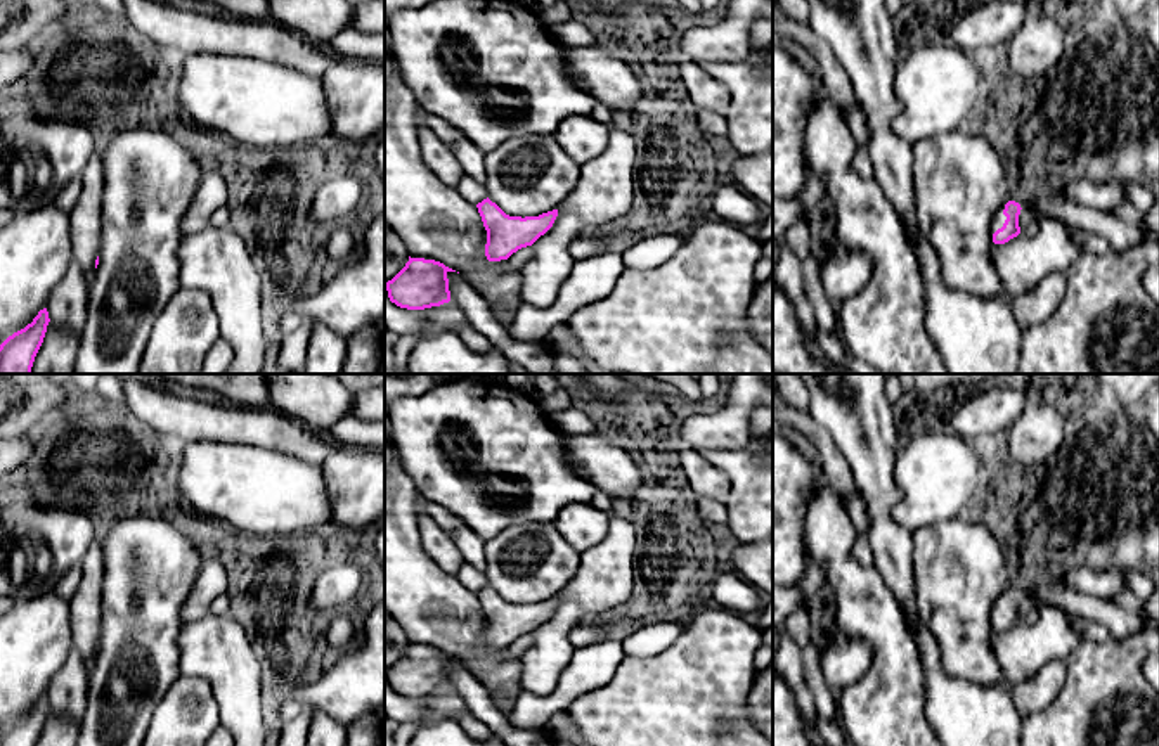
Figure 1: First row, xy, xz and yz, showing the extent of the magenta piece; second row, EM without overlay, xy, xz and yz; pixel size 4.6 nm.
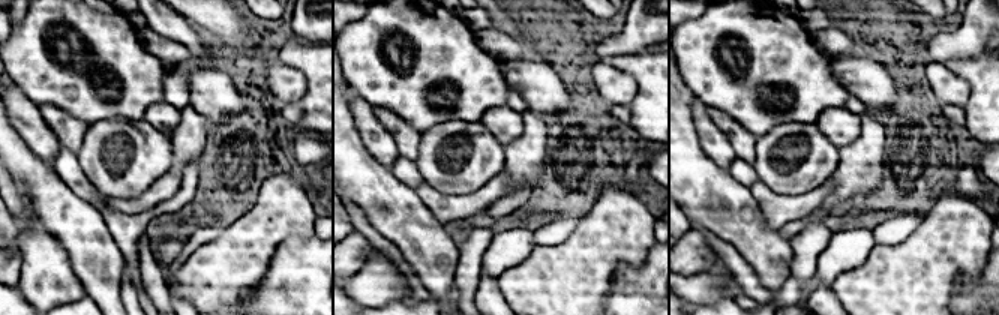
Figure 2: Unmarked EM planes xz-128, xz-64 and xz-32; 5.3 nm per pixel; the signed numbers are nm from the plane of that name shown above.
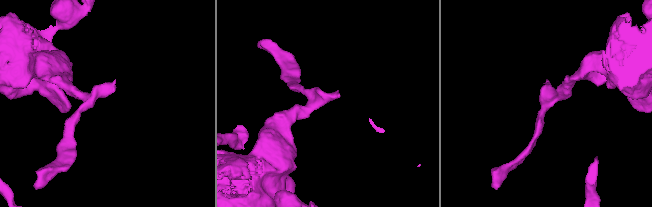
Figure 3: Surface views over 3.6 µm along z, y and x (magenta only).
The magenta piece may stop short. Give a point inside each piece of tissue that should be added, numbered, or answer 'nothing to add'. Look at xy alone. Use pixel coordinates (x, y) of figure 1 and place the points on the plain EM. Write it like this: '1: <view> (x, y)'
nothing to add

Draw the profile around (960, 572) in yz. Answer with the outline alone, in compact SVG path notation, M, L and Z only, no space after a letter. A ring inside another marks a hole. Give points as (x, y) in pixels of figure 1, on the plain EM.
M965 514L922 526L911 535L916 609L939 644L944 672L981 687L1007 684L989 647L994 633L991 614L1008 588L1024 595L1029 587L1019 588L1012 580L996 530L977 514Z

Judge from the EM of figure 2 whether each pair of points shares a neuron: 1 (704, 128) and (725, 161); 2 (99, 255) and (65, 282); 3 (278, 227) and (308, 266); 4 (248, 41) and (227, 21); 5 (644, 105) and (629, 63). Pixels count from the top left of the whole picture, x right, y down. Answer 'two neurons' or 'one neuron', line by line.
1: one neuron
2: two neurons
3: two neurons
4: one neuron
5: one neuron

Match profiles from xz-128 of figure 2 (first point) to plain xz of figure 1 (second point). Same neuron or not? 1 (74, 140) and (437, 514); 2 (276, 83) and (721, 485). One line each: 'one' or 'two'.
1: one
2: one

